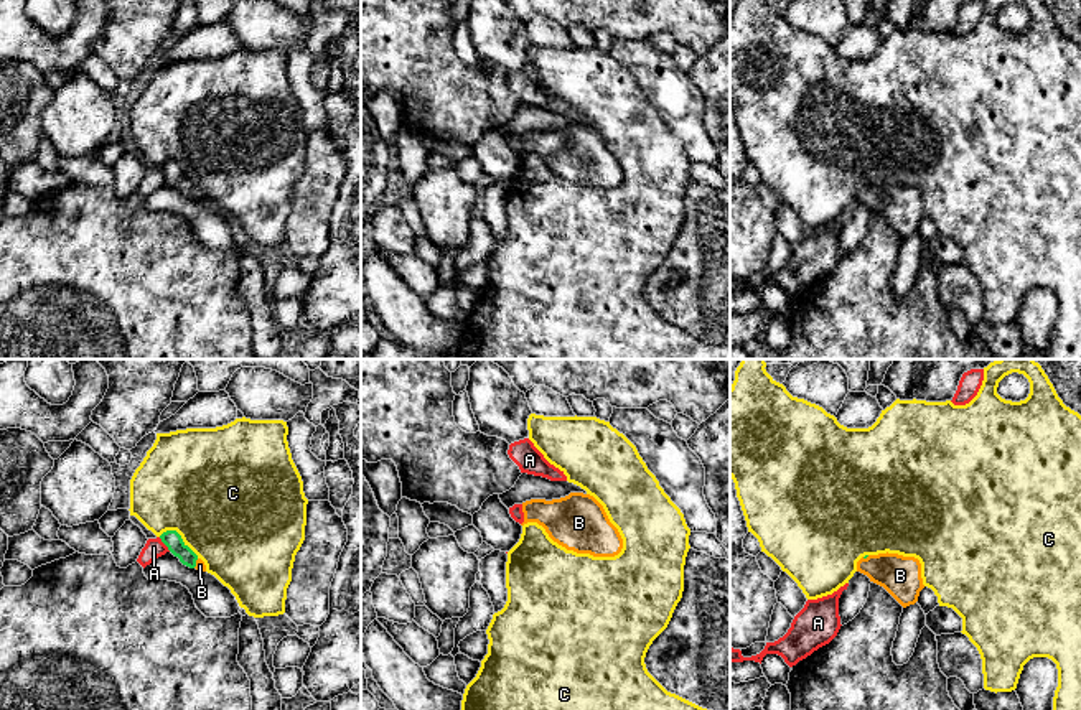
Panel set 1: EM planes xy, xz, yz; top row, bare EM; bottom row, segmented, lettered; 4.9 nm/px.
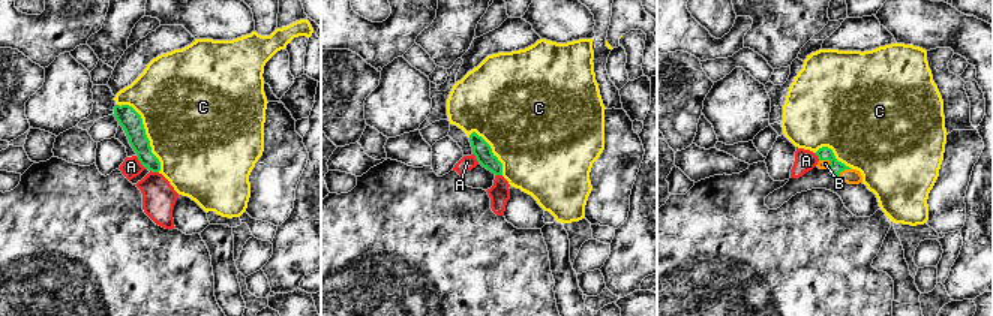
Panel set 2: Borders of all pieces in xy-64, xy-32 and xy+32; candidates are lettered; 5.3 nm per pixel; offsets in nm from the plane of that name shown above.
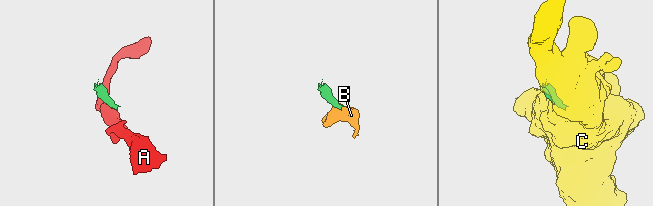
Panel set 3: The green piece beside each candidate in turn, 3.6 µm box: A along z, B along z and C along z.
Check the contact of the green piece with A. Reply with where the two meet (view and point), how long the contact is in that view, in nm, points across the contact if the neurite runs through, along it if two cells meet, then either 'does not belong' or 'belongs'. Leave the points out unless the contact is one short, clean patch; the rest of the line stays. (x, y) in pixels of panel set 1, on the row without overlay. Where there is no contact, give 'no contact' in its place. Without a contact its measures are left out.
meets green in xy at (163, 173); contact 90 nm long; border along xy (159, 168), (170, 182); does not belong

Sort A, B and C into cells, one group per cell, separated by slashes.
A / B / C

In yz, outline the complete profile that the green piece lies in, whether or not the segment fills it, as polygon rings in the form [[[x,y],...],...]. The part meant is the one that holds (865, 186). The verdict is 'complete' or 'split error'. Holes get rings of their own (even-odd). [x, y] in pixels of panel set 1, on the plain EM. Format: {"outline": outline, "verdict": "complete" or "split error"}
{"outline": [[[898,185],[865,186],[857,193],[857,203],[883,217],[903,239],[918,232],[924,219],[921,194],[915,188]]], "verdict": "split error"}

